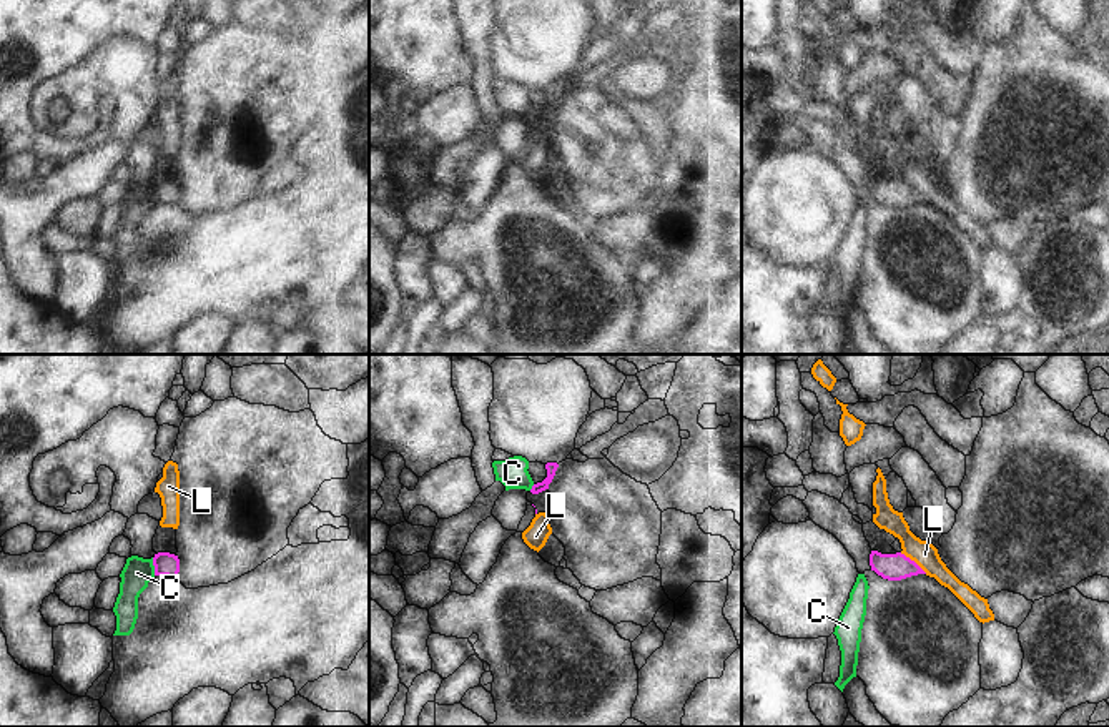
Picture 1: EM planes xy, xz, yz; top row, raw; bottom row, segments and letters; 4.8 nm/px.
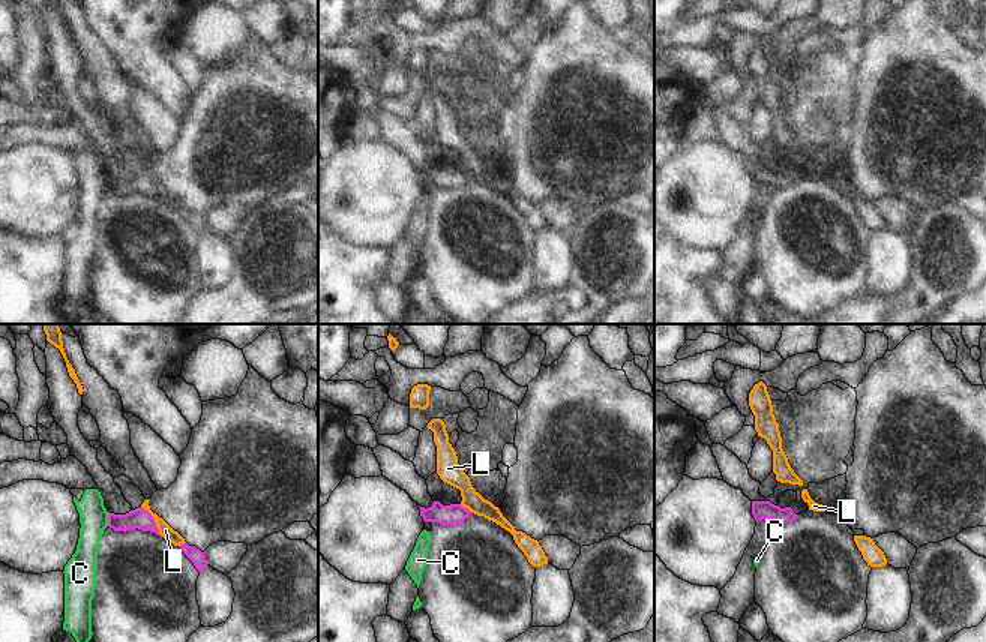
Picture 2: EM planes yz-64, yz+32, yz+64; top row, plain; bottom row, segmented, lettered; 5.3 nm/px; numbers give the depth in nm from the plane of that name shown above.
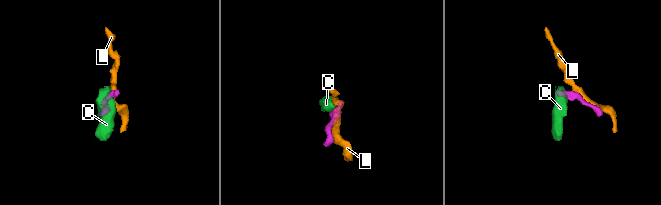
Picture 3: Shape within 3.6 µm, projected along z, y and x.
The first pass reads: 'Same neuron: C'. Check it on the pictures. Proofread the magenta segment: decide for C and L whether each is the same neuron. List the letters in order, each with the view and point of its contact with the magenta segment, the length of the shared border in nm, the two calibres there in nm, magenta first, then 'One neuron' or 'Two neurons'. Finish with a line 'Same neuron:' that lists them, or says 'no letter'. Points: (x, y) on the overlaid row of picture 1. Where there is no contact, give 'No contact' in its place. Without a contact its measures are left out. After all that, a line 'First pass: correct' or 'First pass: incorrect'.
C: Touches magenta at xy (153, 564). Shared border 90 nm. Thickness 110 nm (magenta) against 140 nm. Two neurons
L: Touches magenta at yz (913, 561). Shared border 170 nm. Thickness 130 nm (magenta) against 120 nm. Two neurons
Same neuron: no letter
First pass: incorrect

